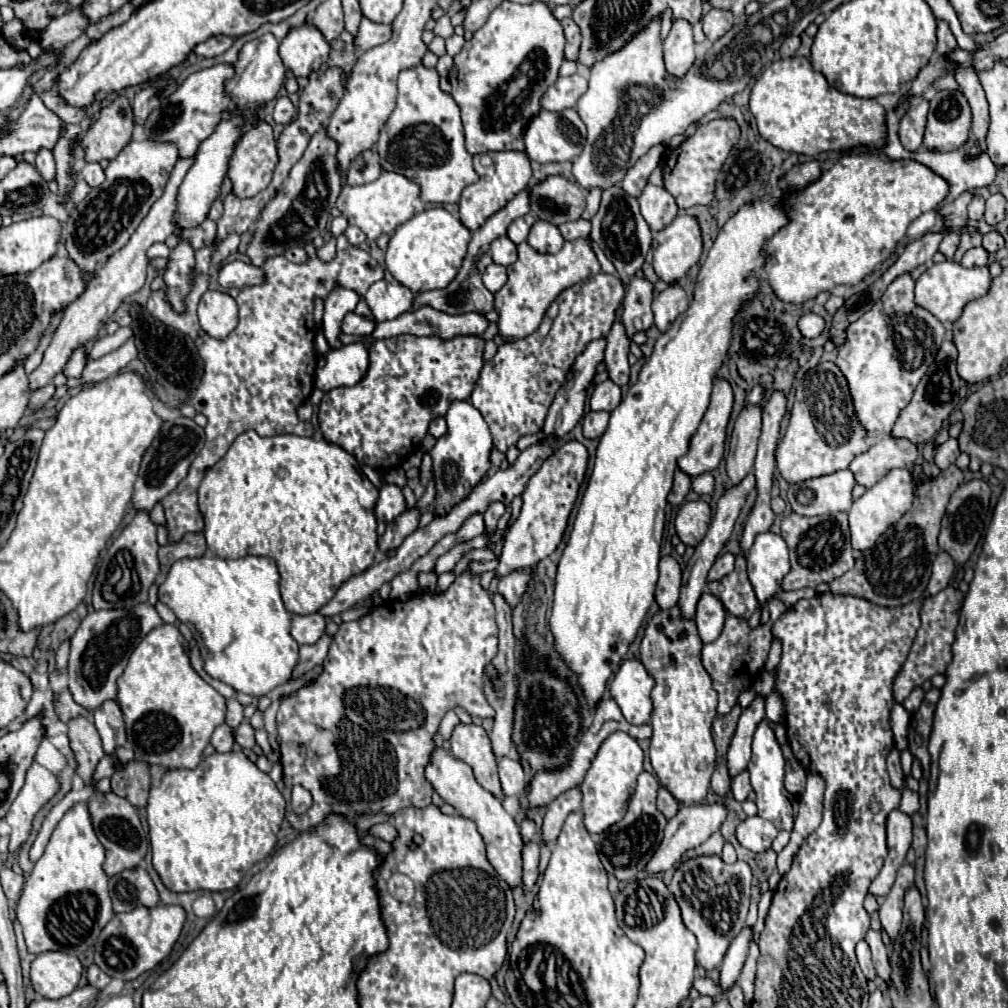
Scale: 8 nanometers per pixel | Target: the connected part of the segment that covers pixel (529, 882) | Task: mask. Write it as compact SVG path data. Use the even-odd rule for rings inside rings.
M528 842L524 846L522 856L524 856L524 876L522 876L522 882L524 882L524 890L530 890L536 884L536 878L538 878L540 846L536 842Z

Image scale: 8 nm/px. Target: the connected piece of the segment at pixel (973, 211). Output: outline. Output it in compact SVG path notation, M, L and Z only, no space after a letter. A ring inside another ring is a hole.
M974 196L974 200L968 204L968 216L970 220L980 220L984 216L984 198L982 196Z

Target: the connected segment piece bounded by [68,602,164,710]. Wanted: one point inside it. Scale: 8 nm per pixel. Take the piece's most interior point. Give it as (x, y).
(101, 647)

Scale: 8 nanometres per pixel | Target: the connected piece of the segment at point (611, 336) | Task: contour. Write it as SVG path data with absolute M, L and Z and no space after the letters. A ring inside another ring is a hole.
M622 306L616 310L616 322L612 324L612 330L606 336L606 350L604 350L604 362L610 374L610 380L616 384L628 384L630 380L630 366L628 366L628 348L630 338L622 324Z

